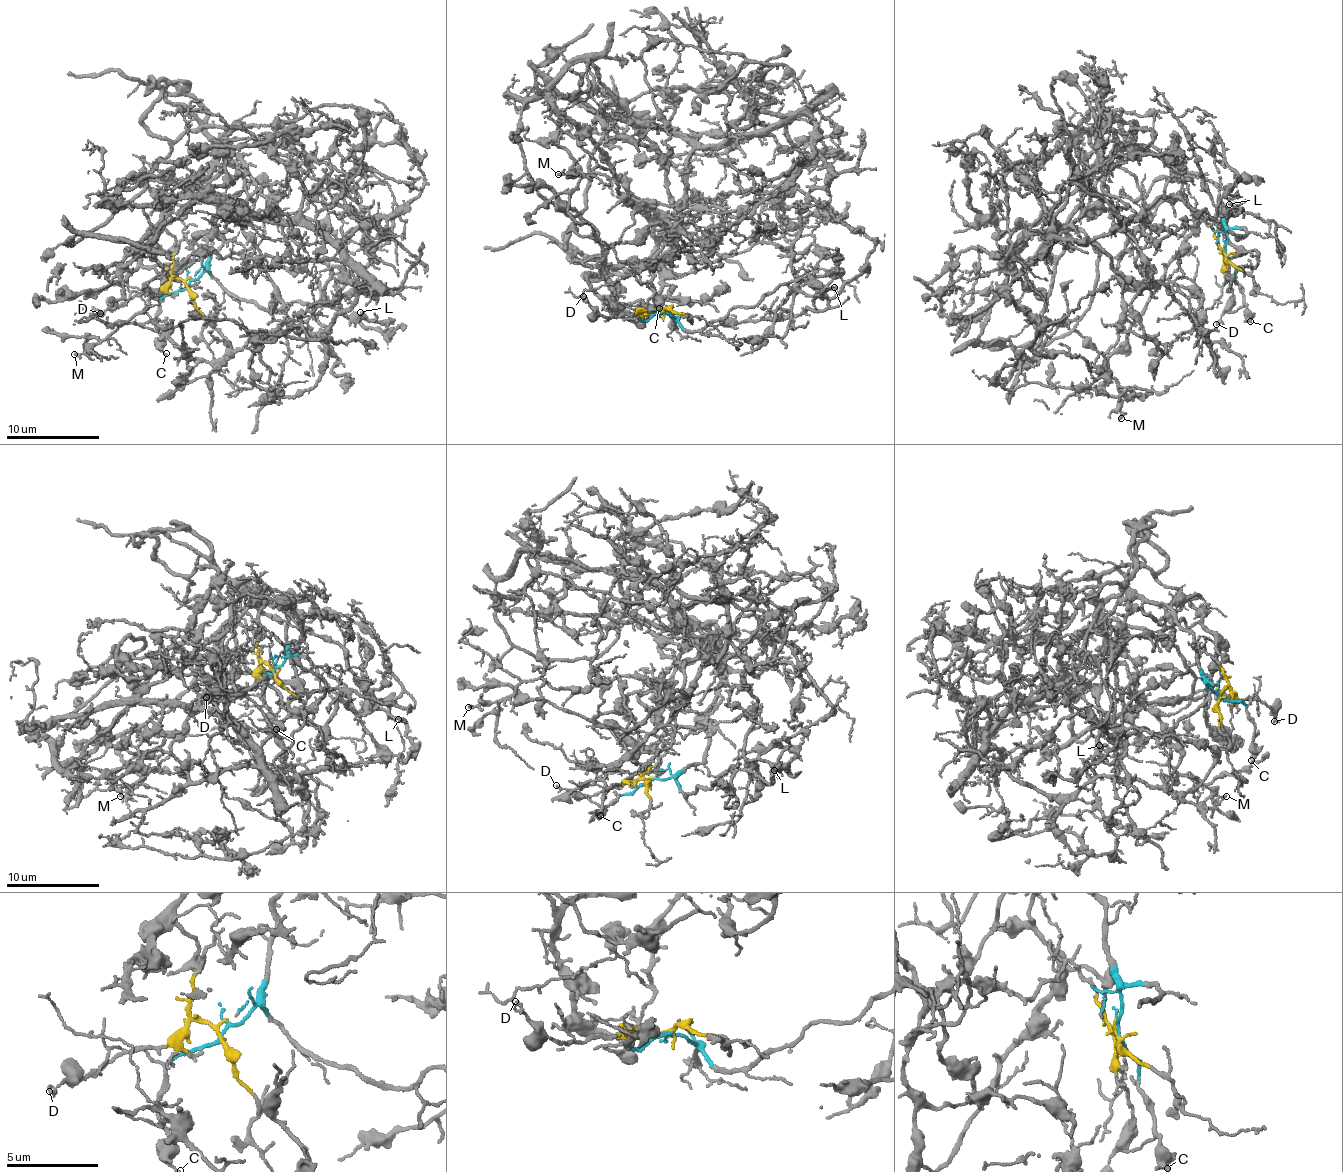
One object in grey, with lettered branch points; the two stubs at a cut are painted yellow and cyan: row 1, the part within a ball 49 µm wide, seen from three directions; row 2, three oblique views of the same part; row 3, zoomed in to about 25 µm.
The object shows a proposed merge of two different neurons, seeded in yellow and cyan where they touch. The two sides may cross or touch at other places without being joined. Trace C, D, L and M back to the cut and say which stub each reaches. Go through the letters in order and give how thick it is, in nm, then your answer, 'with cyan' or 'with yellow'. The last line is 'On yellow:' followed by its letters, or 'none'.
C: 140 nm | with cyan
D: 180 nm | with yellow
L: 160 nm | with cyan
M: 180 nm | with yellow
On yellow: D, M

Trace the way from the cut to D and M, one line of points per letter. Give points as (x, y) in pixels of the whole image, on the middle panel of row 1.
D: (660, 311), (620, 313), (608, 317), (592, 311), (583, 296)
M: (660, 311), (641, 316), (666, 239), (654, 210), (631, 205), (618, 192), (611, 170), (557, 173)

